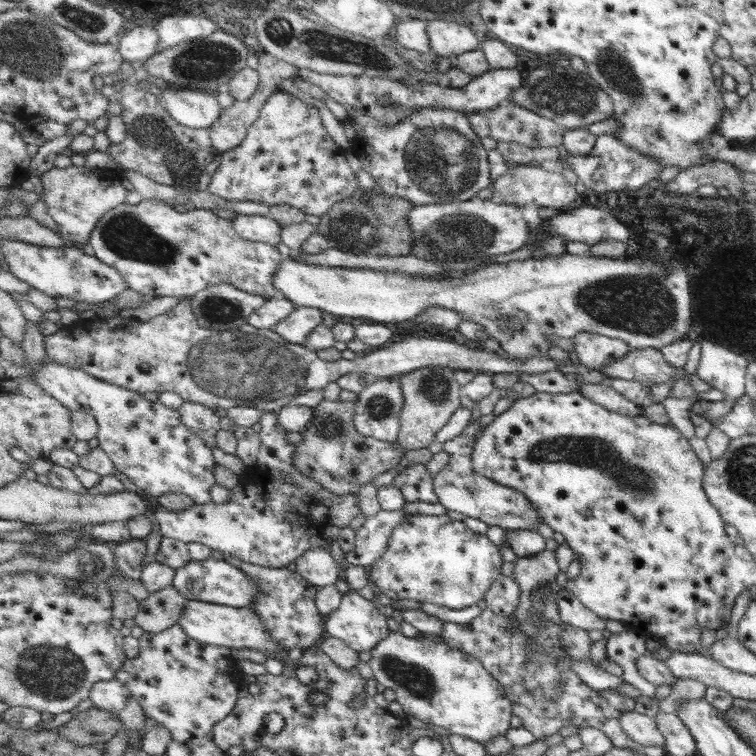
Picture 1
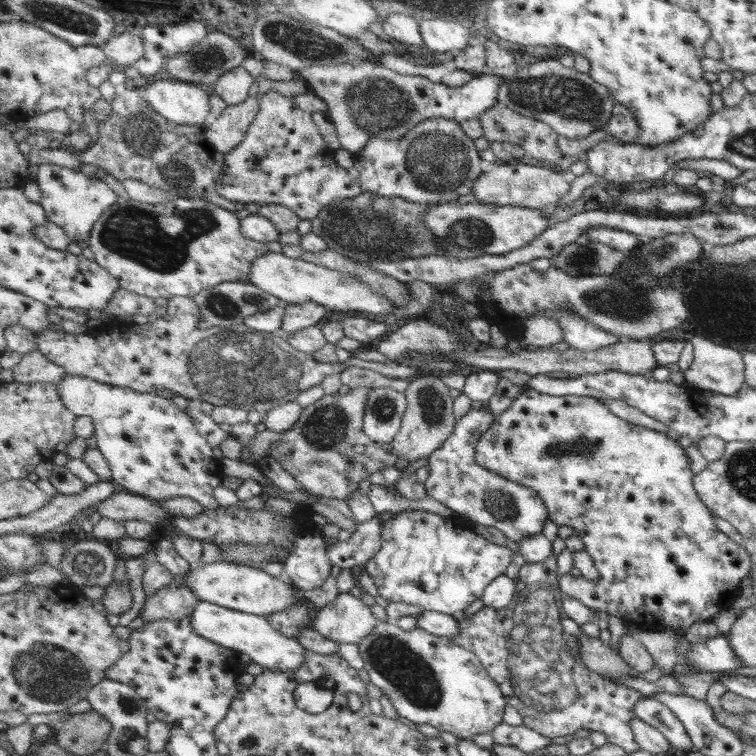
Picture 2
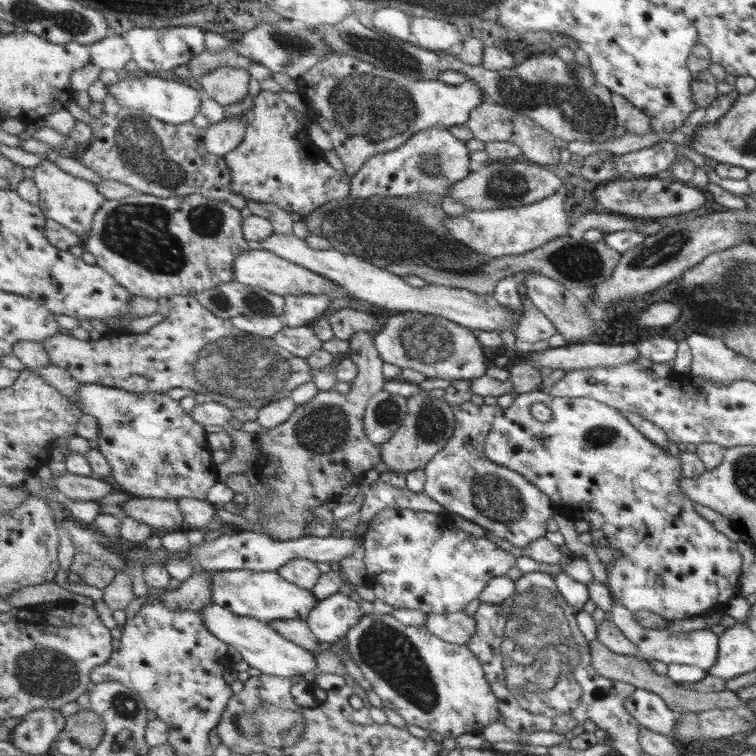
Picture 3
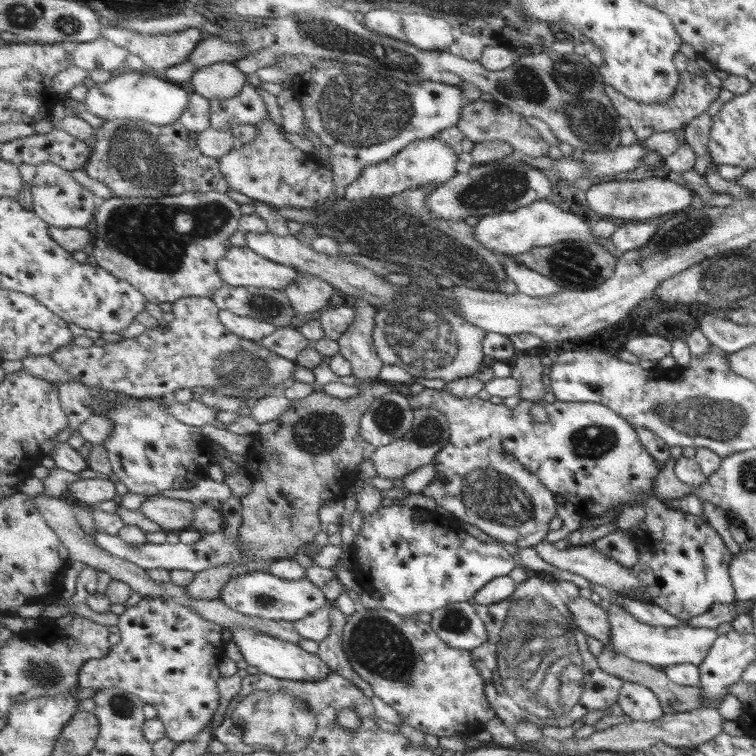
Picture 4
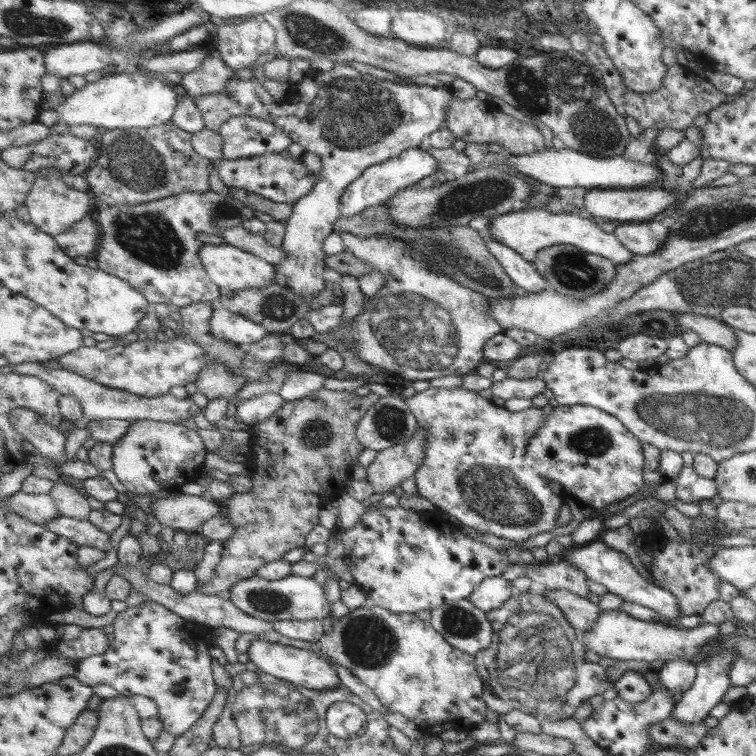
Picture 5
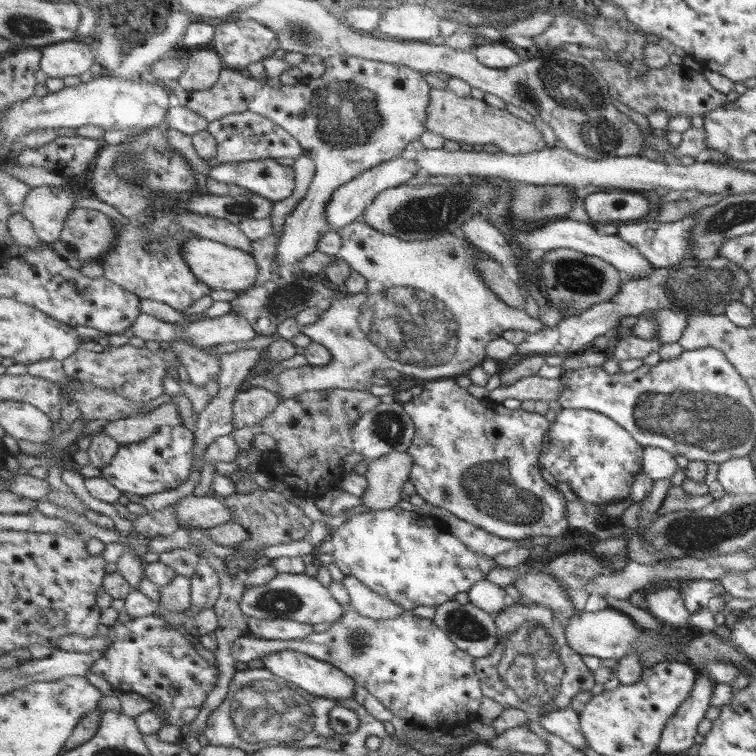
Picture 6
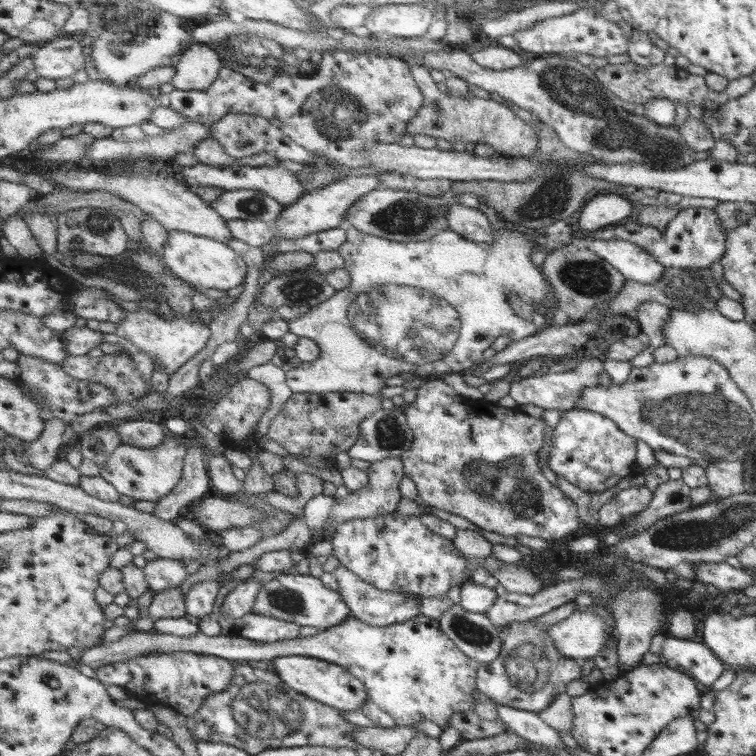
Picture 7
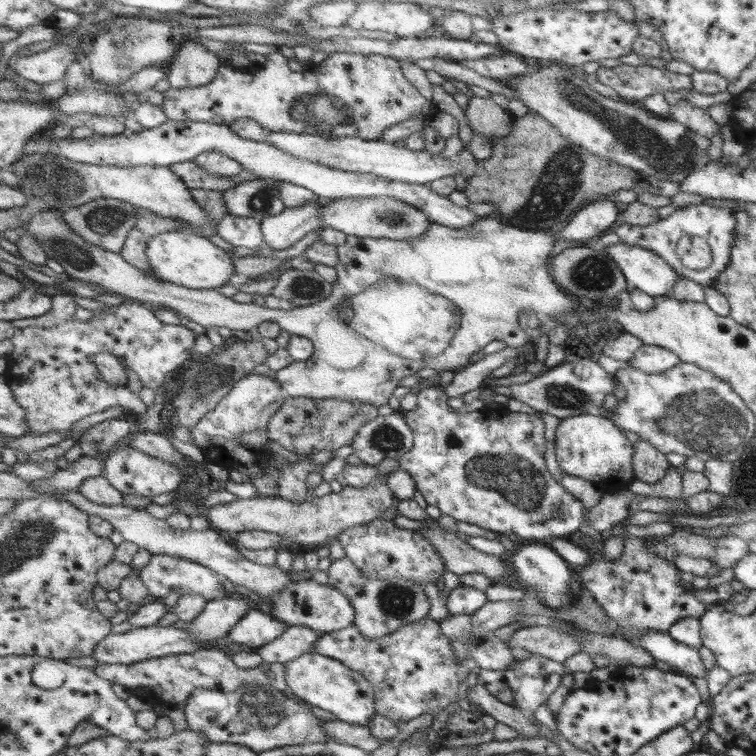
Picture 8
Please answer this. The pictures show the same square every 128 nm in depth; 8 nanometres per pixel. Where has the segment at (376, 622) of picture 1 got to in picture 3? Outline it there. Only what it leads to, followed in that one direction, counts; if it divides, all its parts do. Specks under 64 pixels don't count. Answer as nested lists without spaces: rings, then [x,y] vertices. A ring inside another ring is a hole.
[[[337,593],[327,599],[321,599],[320,604],[307,617],[306,622],[321,643],[333,644],[341,638],[346,638],[346,635],[350,633],[350,629],[356,626],[363,616],[361,610],[359,610],[359,604],[355,600]]]

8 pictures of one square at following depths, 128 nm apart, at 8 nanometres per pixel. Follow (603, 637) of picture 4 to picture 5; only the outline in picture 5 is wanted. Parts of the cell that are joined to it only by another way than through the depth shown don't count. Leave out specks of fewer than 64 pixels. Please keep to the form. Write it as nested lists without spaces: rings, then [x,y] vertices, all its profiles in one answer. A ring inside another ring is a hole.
[[[542,588],[541,594],[545,594],[561,608],[563,615],[567,617],[567,621],[571,622],[579,635],[590,630],[597,623],[602,612],[598,604],[593,604],[587,598],[567,589]]]

